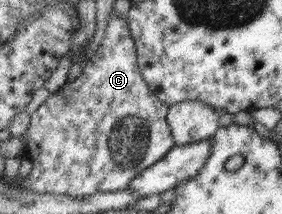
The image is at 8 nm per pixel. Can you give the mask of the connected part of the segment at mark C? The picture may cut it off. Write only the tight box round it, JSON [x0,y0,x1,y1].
[21,16,175,197]

